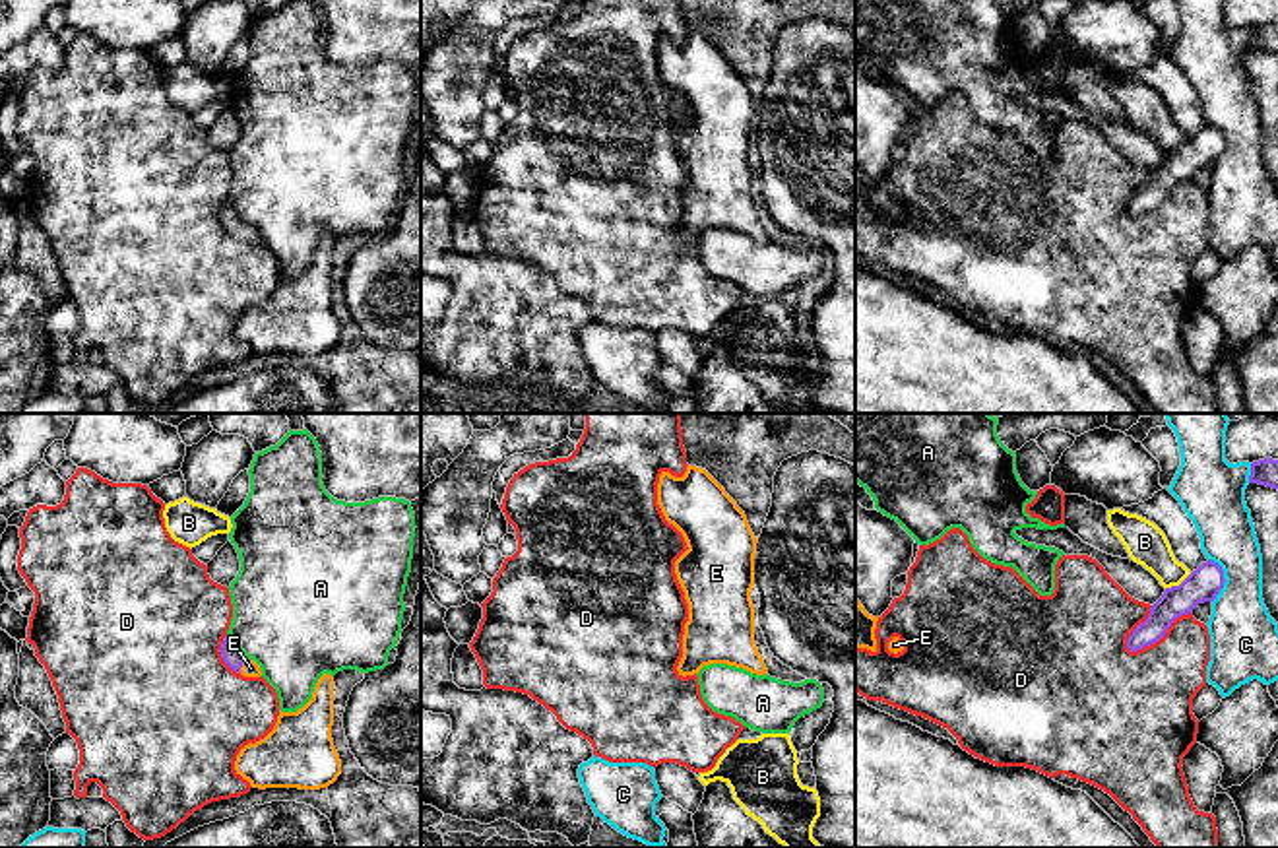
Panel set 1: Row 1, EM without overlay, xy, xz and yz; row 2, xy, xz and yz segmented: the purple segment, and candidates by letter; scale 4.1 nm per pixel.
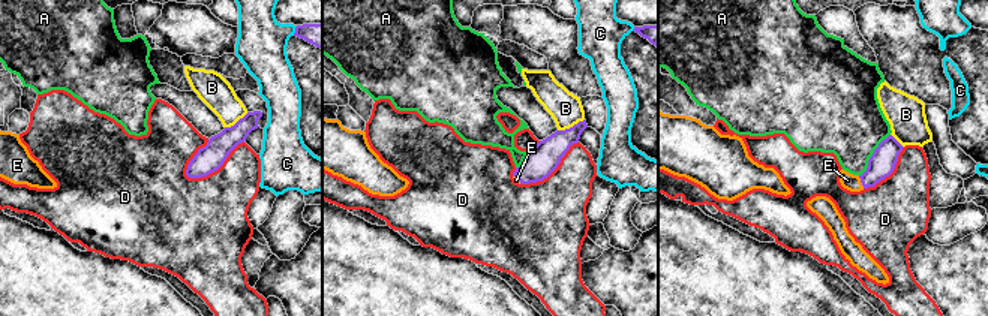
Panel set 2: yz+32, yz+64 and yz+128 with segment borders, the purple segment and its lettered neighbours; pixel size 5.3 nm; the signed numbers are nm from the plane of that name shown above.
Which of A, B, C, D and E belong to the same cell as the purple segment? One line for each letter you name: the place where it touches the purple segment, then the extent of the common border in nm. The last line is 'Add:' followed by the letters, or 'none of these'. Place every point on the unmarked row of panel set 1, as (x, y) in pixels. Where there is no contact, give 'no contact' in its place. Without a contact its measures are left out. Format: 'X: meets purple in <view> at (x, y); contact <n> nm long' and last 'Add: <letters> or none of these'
E: meets purple in xy at (241, 231); contact 70 nm long
Add: E

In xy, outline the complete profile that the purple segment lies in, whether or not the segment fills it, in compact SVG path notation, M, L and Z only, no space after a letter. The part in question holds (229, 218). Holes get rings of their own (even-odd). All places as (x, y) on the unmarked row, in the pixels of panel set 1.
M225 200L223 208L221 208L221 223L223 227L237 239L244 241L244 243L260 243L262 235L260 231L246 223L235 210L235 206Z

